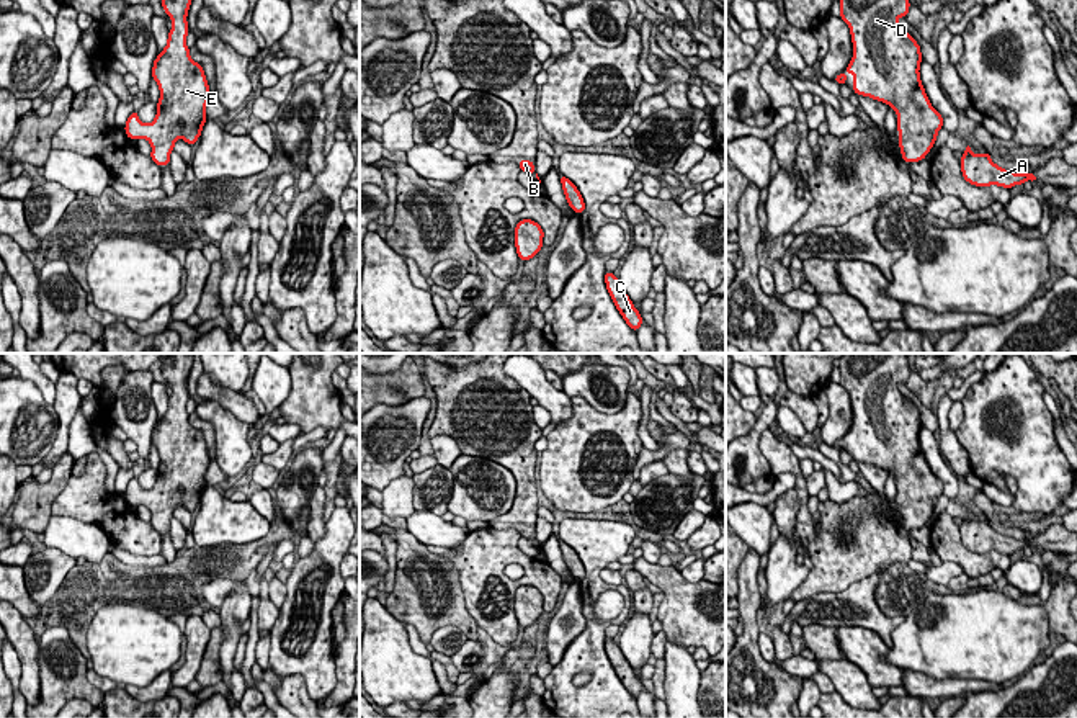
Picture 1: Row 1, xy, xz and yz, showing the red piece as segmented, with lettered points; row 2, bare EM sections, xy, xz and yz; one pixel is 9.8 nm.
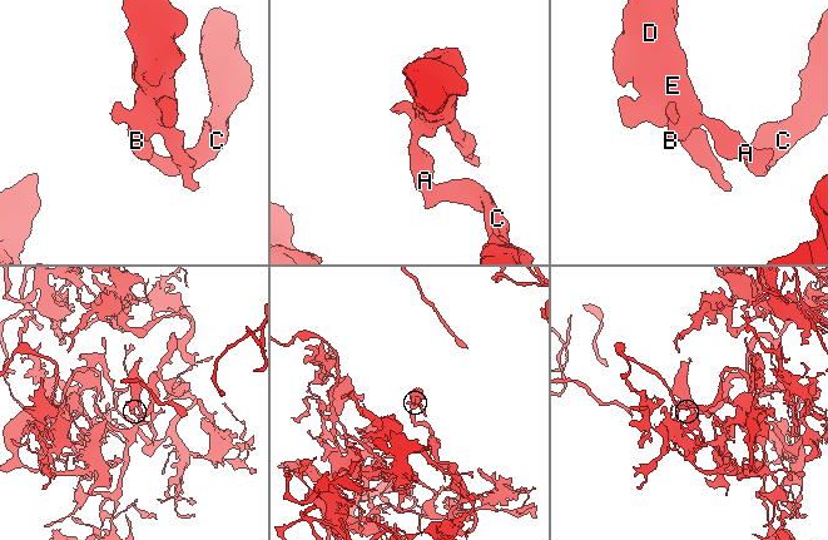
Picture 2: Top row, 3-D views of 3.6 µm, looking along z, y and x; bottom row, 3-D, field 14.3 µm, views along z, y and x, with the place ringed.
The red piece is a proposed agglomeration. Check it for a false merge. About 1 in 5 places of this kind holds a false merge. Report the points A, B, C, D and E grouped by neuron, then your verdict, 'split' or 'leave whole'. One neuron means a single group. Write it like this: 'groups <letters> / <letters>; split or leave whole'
groups A B C D E; leave whole

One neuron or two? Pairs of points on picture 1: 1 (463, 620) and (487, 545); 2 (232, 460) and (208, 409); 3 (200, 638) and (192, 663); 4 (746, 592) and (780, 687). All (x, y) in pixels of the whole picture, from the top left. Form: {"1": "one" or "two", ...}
{"1": "two", "2": "one", "3": "one", "4": "one"}

